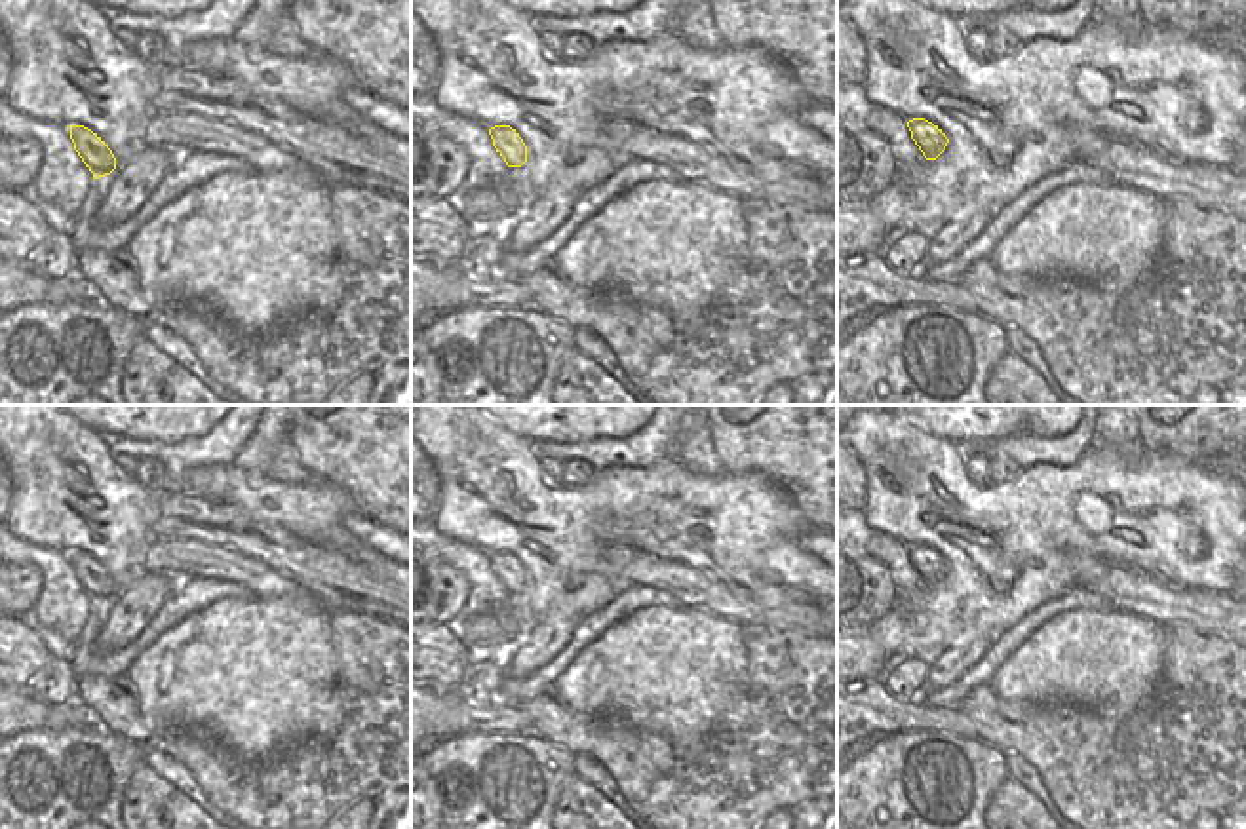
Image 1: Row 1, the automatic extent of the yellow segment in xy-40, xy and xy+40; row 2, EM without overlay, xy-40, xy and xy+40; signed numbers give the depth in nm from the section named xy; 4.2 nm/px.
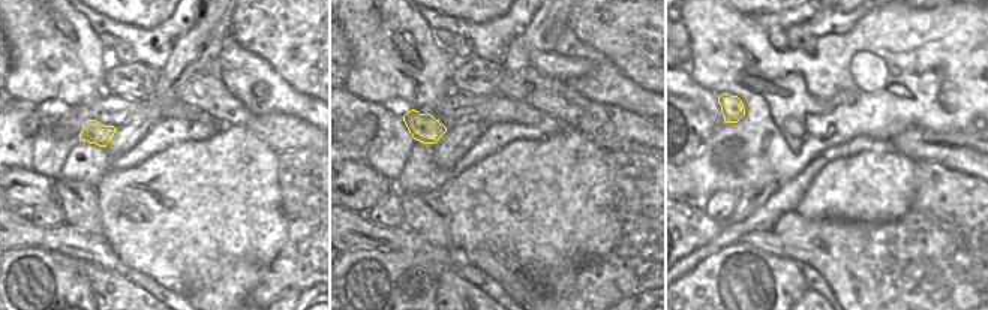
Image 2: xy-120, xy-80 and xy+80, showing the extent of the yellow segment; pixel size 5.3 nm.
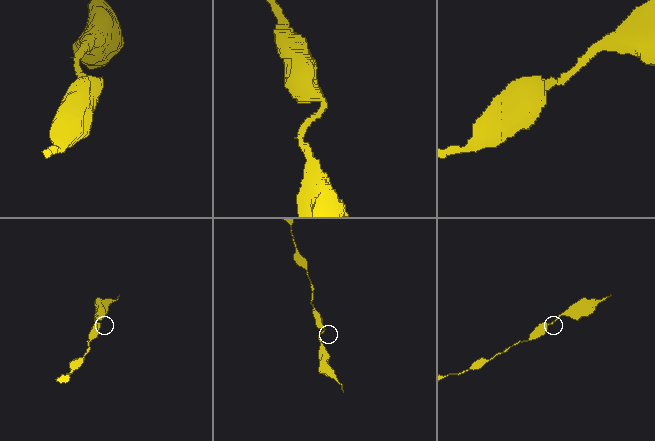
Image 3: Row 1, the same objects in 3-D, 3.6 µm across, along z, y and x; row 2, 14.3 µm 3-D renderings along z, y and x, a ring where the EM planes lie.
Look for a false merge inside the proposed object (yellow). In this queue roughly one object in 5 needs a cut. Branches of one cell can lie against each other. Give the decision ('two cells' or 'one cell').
one cell

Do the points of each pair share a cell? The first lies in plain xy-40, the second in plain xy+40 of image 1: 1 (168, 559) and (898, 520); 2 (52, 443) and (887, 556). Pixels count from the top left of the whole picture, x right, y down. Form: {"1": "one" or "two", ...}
{"1": "two", "2": "two"}

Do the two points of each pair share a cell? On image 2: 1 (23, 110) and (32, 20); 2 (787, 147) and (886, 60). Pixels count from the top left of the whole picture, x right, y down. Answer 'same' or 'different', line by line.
1: different
2: same

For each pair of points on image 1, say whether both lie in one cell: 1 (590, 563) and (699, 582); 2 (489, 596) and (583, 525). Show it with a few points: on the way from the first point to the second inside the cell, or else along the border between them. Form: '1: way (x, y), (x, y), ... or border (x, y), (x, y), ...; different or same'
1: border (634, 550), (622, 569), (624, 584); different
2: border (508, 594), (501, 603), (478, 615), (467, 615); different

